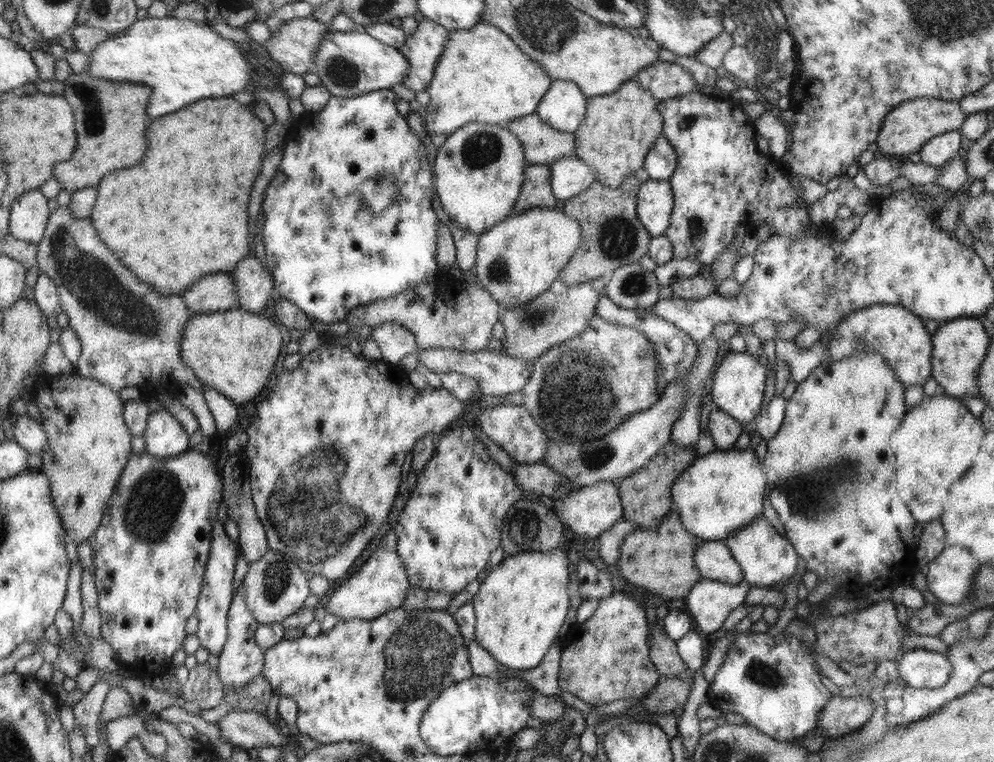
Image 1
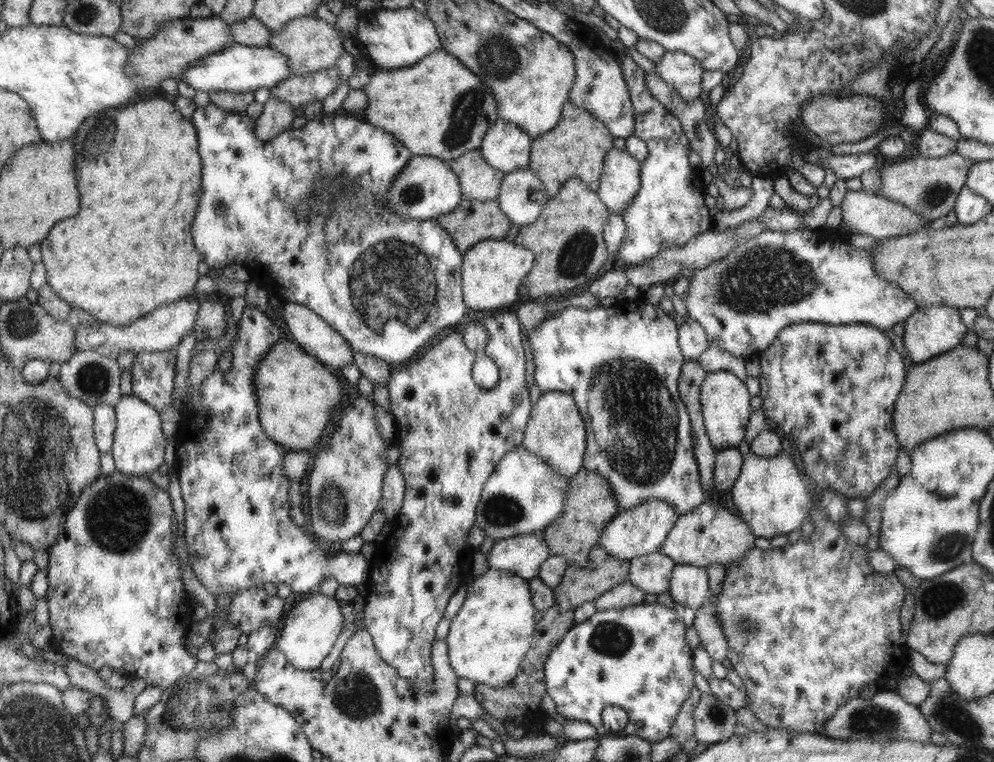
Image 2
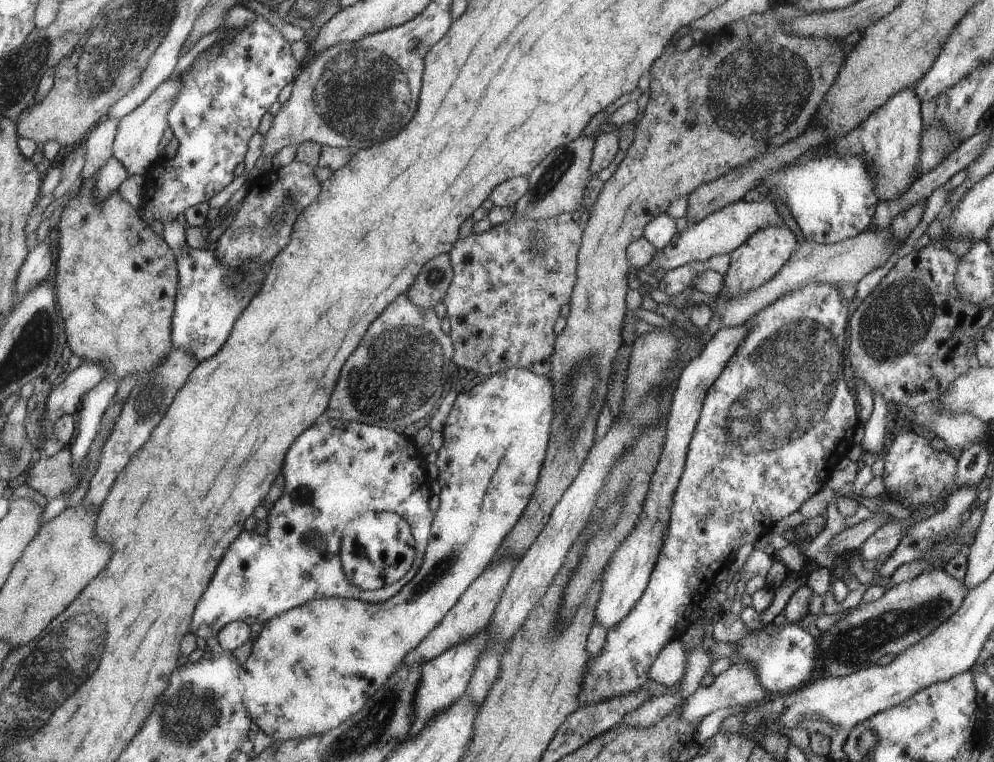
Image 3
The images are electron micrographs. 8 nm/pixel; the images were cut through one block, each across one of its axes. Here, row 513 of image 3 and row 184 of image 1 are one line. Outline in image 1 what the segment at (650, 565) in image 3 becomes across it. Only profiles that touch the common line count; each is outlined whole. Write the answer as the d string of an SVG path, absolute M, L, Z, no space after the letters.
M669 181L641 182L637 197L637 217L652 237L664 235L672 224L673 187Z

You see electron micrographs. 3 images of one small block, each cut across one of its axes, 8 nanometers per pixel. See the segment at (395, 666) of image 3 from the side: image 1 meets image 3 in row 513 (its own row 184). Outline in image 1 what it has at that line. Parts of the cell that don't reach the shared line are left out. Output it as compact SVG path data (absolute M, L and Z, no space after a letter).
M474 123L446 136L434 160L440 209L462 230L484 234L515 214L514 206L525 182L525 147L504 125Z

